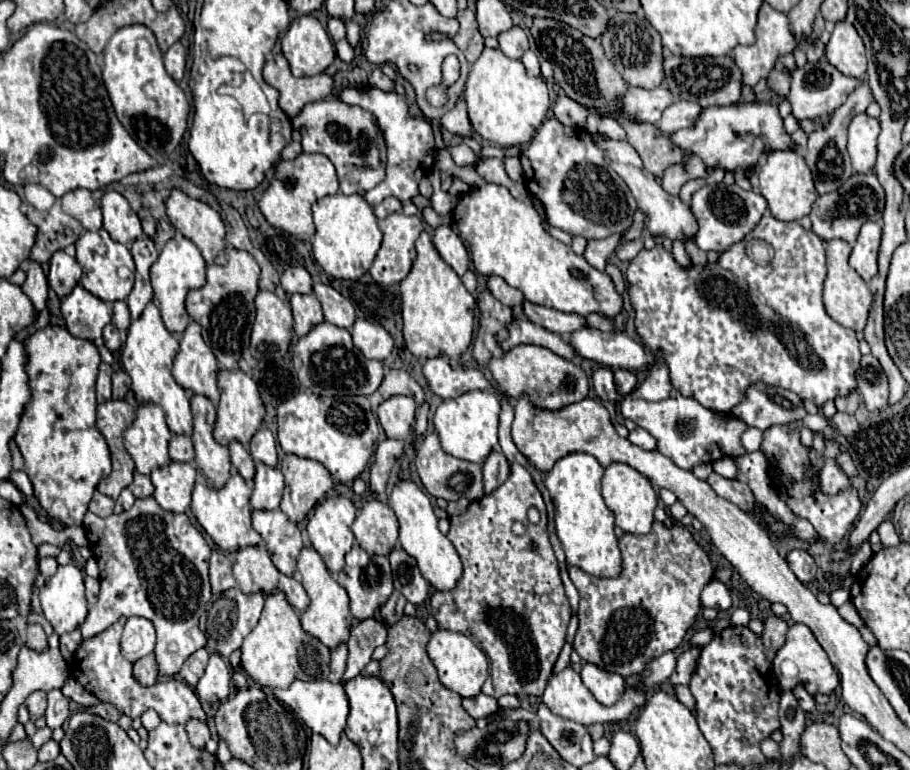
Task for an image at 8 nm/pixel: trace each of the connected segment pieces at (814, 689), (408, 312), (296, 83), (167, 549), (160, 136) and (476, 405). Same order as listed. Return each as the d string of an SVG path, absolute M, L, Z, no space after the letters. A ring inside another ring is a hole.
M791 624L789 632L787 632L785 646L781 646L781 650L777 650L777 654L775 654L773 672L777 674L777 680L781 682L783 690L793 690L795 686L801 684L809 694L815 696L815 694L831 694L839 686L839 676L837 676L835 668L831 666L825 650L821 648L817 638L813 636L813 632L805 624ZM783 662L791 662L797 668L797 674L795 676L785 676L781 672Z
M421 232L415 242L415 250L417 258L413 262L413 268L409 276L401 282L405 346L417 358L437 358L437 354L445 354L449 356L449 362L453 362L453 366L459 366L459 360L473 338L477 308L475 298L467 292L453 268L441 260L427 232Z
M275 54L265 64L263 78L267 84L279 90L281 94L279 106L289 118L295 118L305 104L327 98L333 88L333 80L327 74L317 74L311 78L295 78L289 72L289 64L283 54Z
M153 498L135 500L131 510L107 518L87 512L83 528L101 568L99 600L79 626L83 638L107 630L121 616L147 618L157 630L155 660L159 676L175 676L183 662L205 646L205 636L199 630L199 606L211 598L207 574L211 548L207 540L189 522L187 514L167 512Z
M125 26L111 36L105 48L103 82L119 122L143 150L153 154L153 158L161 158L179 146L187 130L187 116L191 108L185 92L165 72L161 50L147 26Z
M473 390L453 400L443 400L433 418L443 450L455 458L473 464L485 462L485 458L493 450L499 450L499 440L497 440L499 414L501 414L501 400L497 394L489 394L487 390Z

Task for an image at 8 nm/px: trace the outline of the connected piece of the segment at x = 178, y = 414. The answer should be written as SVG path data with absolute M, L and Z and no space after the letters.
M153 302L147 304L139 320L133 320L129 326L129 334L125 340L125 346L121 350L121 362L125 372L131 378L131 390L137 398L137 402L151 402L165 410L167 426L173 434L185 434L189 436L193 432L193 416L191 406L185 390L175 382L171 376L173 368L173 354L177 354L177 338L167 332L161 314Z

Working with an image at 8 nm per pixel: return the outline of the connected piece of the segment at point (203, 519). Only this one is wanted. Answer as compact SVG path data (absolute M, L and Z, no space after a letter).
M233 470L229 482L221 490L209 488L203 480L197 480L197 484L195 484L191 512L195 514L195 518L203 526L203 530L213 538L213 542L227 554L237 552L241 546L263 544L263 538L255 532L255 528L251 524L251 514L253 514L253 508L249 506L251 494L253 494L251 486L237 474L237 470Z

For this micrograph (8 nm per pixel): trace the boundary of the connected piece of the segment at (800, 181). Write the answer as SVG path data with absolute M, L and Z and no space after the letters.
M775 150L769 152L767 162L759 168L759 188L763 198L767 200L767 208L777 220L801 220L811 212L813 202L817 200L817 190L813 184L813 176L805 158L795 150Z

